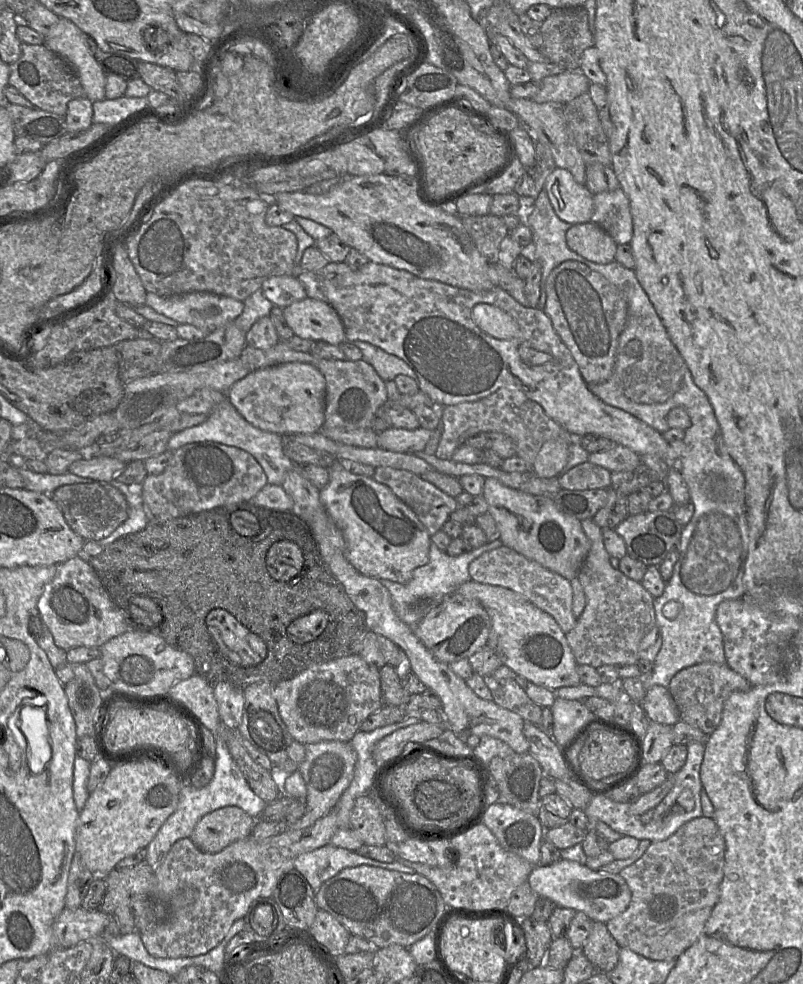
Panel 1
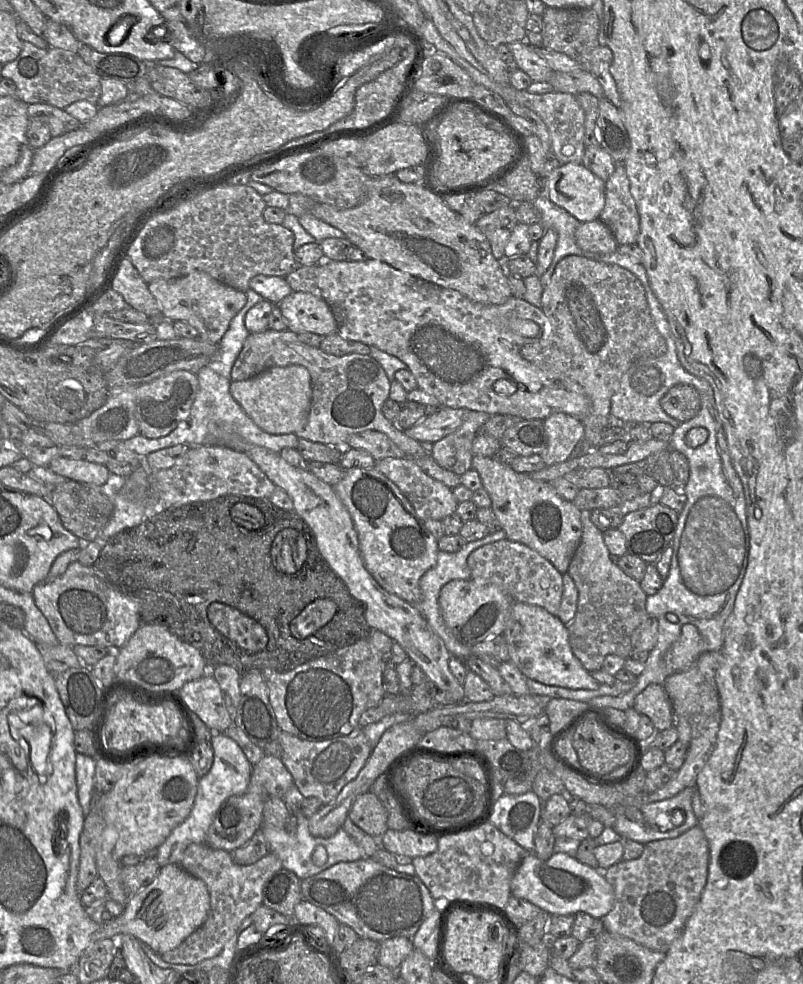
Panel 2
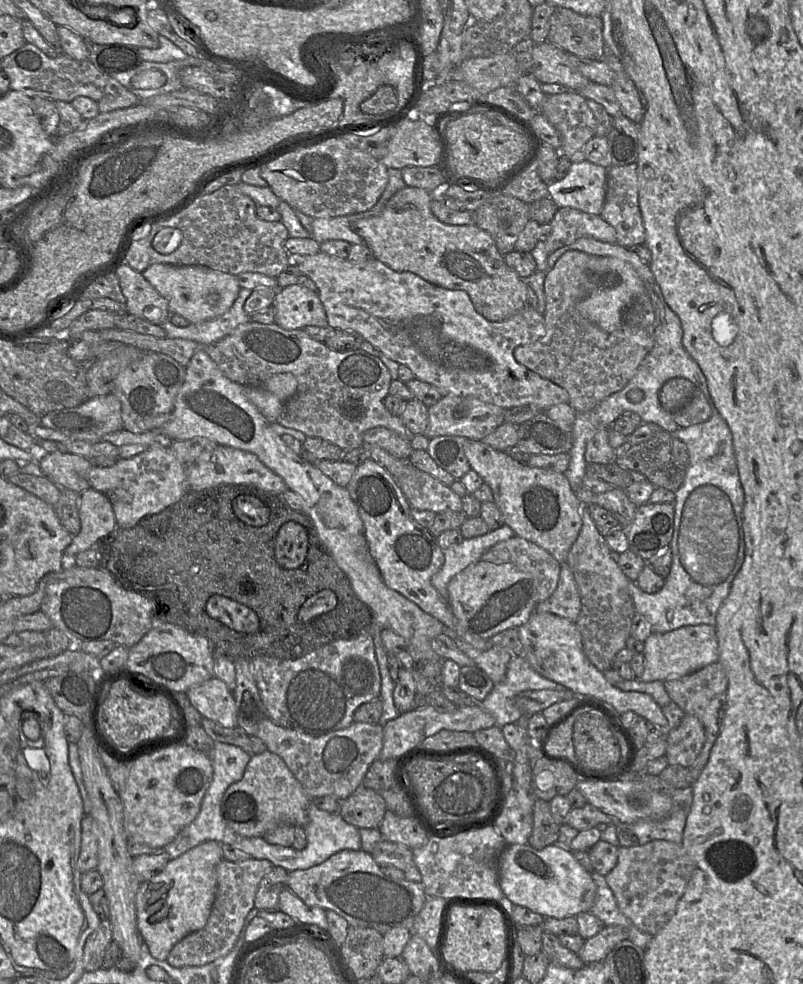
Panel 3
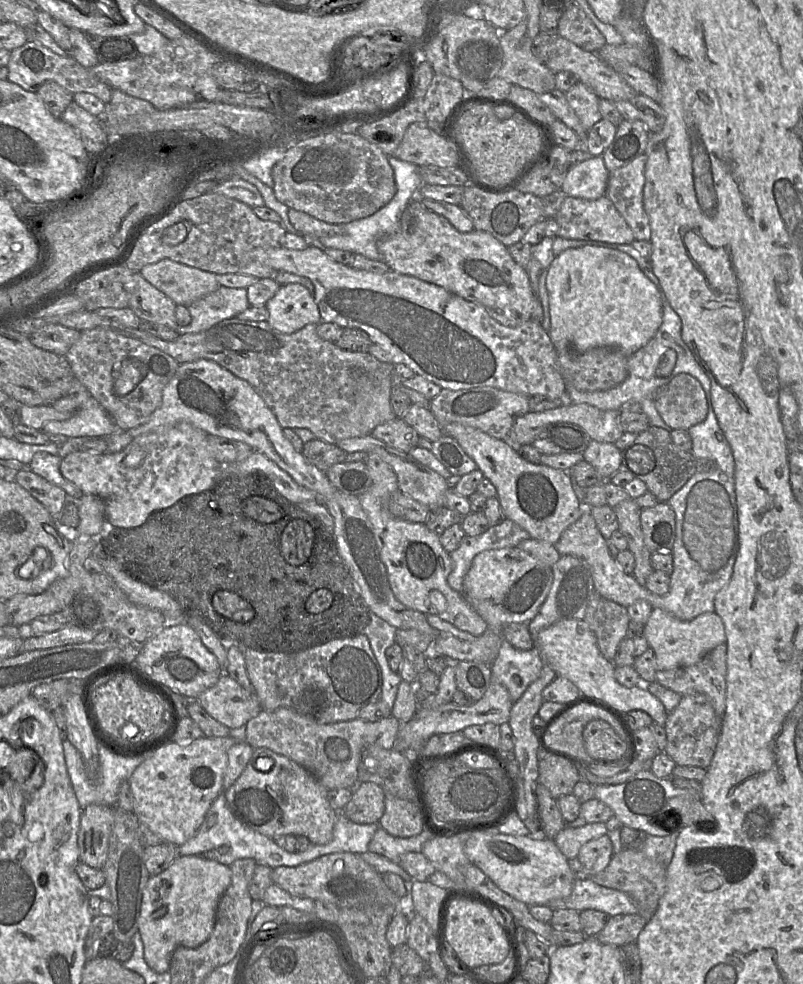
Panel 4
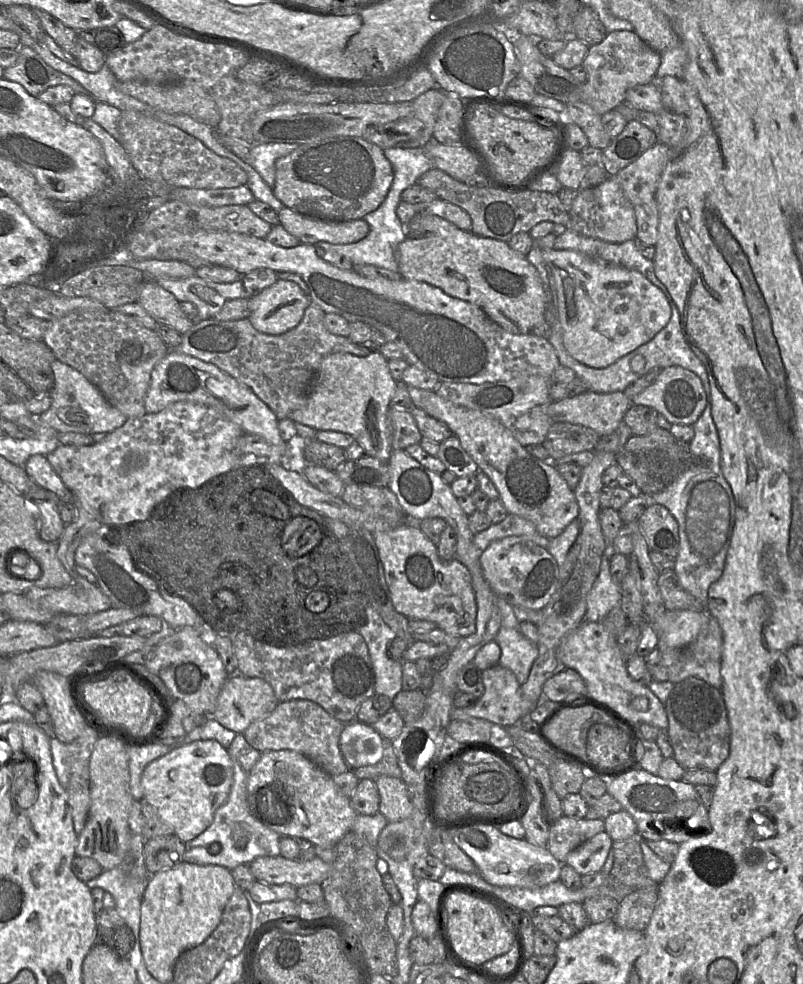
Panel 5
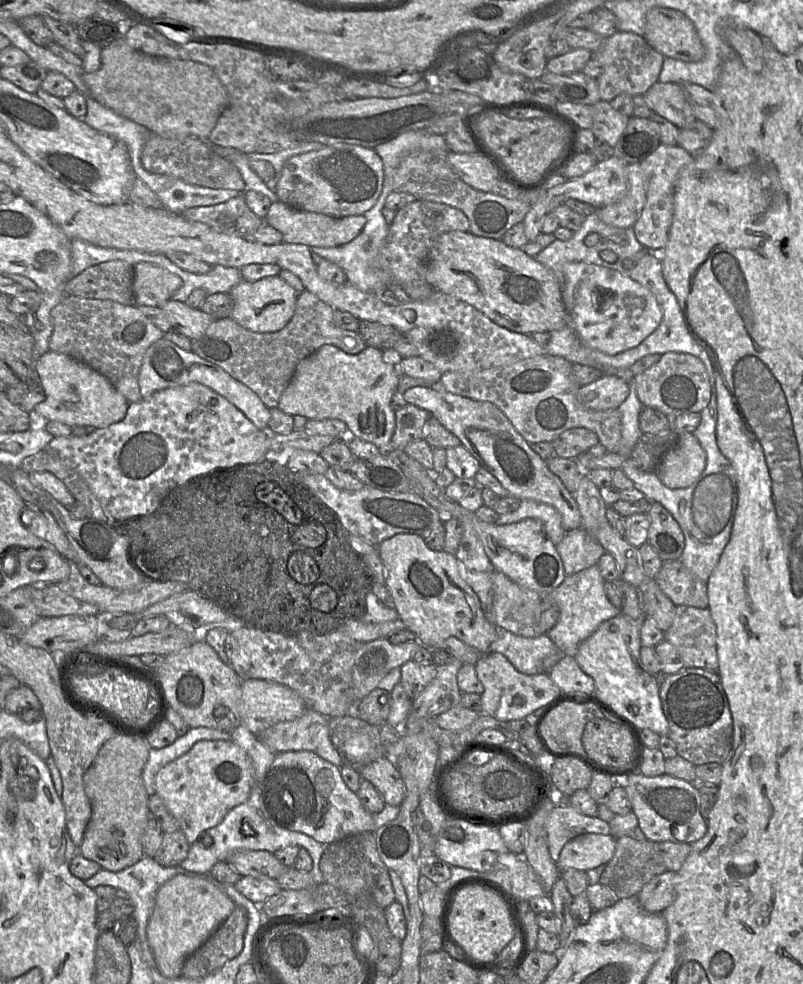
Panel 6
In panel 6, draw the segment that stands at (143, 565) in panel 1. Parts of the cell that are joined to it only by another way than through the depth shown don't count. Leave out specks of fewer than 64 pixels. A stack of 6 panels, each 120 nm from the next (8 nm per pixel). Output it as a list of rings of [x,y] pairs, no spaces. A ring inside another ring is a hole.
[[[269,460],[258,461],[251,464],[238,464],[231,467],[221,468],[220,470],[213,470],[209,473],[198,475],[188,483],[182,485],[180,488],[176,488],[175,490],[171,491],[161,501],[158,508],[151,514],[144,516],[134,516],[125,520],[113,520],[111,521],[111,527],[118,534],[124,536],[127,539],[128,545],[134,543],[141,549],[144,555],[147,555],[145,565],[142,566],[139,564],[139,567],[140,571],[148,575],[151,579],[157,581],[176,581],[183,583],[185,585],[186,590],[193,590],[195,592],[198,592],[199,594],[201,594],[202,596],[213,602],[216,606],[218,606],[227,614],[231,614],[240,618],[251,627],[260,627],[269,631],[279,632],[283,634],[296,634],[300,632],[308,632],[314,635],[322,636],[339,630],[349,621],[360,620],[362,617],[364,617],[364,615],[366,614],[366,597],[368,593],[372,591],[373,578],[370,571],[363,563],[361,555],[359,555],[352,549],[349,542],[350,533],[343,527],[337,514],[330,507],[328,507],[318,496],[316,496],[306,485],[299,482],[299,473],[305,472],[292,471],[285,464],[280,464],[276,461],[269,461]]]

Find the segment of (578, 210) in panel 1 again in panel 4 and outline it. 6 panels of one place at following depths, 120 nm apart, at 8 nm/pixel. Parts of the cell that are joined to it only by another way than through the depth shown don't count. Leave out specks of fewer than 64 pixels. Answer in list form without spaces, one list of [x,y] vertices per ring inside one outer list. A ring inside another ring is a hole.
[[[592,156],[569,169],[559,188],[569,197],[596,200],[606,194],[610,172],[601,156]]]

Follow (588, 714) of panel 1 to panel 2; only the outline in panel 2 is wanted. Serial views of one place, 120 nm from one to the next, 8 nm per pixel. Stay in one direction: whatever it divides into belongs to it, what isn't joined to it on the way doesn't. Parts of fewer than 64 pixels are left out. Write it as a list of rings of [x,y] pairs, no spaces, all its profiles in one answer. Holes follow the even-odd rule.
[[[552,698],[548,702],[545,713],[549,717],[551,735],[556,735],[576,720],[581,714],[593,708],[587,702]]]

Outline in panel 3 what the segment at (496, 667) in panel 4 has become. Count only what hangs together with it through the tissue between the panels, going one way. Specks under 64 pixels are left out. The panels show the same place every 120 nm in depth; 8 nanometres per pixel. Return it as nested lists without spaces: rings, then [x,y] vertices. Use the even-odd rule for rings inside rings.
[[[512,655],[504,679],[494,683],[488,696],[477,703],[495,719],[495,726],[502,728],[521,718],[522,713],[515,706],[515,697],[520,692],[543,689],[567,690],[537,673],[523,656]]]

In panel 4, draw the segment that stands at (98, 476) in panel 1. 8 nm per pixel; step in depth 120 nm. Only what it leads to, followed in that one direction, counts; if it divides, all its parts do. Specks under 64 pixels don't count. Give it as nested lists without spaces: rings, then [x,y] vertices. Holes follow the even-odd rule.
[[[38,452],[34,455],[26,468],[50,483],[59,486],[70,497],[80,499],[83,495],[82,491],[61,474],[61,462],[62,458],[60,456],[55,456],[46,452]]]

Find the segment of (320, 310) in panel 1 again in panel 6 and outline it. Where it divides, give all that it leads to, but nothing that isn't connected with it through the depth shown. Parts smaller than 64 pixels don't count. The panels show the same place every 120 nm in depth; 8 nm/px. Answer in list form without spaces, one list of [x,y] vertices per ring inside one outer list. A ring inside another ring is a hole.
[[[279,276],[265,277],[254,282],[242,280],[230,290],[229,295],[233,300],[230,319],[257,333],[276,332],[284,328],[293,317],[298,297],[294,288]]]

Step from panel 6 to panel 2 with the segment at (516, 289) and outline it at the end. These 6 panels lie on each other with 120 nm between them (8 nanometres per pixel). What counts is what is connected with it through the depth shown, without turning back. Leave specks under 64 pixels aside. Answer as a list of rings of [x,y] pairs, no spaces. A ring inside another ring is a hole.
[[[395,174],[370,177],[367,197],[361,204],[339,209],[316,203],[310,213],[341,230],[369,259],[456,290],[474,302],[496,305],[513,296],[504,263],[494,257],[485,235],[420,183],[403,183]]]

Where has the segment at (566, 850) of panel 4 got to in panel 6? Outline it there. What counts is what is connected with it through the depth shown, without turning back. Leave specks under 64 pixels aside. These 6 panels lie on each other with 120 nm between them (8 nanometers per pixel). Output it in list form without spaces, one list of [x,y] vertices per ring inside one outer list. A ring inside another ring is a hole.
[[[555,806],[546,820],[549,854],[557,863],[563,846],[585,833],[610,835],[609,823],[581,813],[573,806]]]

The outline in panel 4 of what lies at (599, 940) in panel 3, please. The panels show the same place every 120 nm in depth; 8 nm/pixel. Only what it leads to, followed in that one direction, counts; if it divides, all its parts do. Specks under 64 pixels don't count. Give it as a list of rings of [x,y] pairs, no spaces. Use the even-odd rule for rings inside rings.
[[[638,913],[610,916],[605,927],[595,937],[602,944],[623,946],[636,942],[647,922]]]

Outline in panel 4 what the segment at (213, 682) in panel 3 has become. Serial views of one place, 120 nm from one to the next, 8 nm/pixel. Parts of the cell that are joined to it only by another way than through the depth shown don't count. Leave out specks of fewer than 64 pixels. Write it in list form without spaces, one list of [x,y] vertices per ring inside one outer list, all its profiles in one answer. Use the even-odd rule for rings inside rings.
[[[225,673],[197,700],[209,715],[230,729],[245,726],[262,710],[253,686],[246,690]]]

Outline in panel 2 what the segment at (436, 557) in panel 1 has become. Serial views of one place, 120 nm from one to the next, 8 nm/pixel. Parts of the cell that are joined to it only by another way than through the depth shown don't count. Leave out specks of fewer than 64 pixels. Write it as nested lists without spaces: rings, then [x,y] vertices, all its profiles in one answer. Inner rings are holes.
[[[501,529],[498,532],[489,533],[482,539],[466,542],[465,545],[457,552],[438,551],[436,564],[427,572],[425,572],[419,580],[421,599],[416,604],[411,605],[418,609],[418,611],[427,621],[430,628],[433,630],[433,632],[436,633],[444,641],[449,653],[459,659],[466,659],[467,657],[471,656],[471,647],[463,645],[459,641],[457,641],[453,634],[446,628],[441,616],[440,607],[438,603],[439,593],[441,591],[441,588],[451,580],[470,579],[471,571],[467,565],[467,559],[472,551],[486,544],[490,544],[505,538],[506,534]]]

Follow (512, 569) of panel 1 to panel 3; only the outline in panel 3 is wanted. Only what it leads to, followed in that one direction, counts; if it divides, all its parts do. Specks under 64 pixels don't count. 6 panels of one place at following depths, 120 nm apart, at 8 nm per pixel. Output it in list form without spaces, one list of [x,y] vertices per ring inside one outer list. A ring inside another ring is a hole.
[[[514,536],[487,549],[481,561],[510,563],[528,574],[536,589],[536,602],[548,599],[556,590],[560,563],[546,550],[522,537]]]

